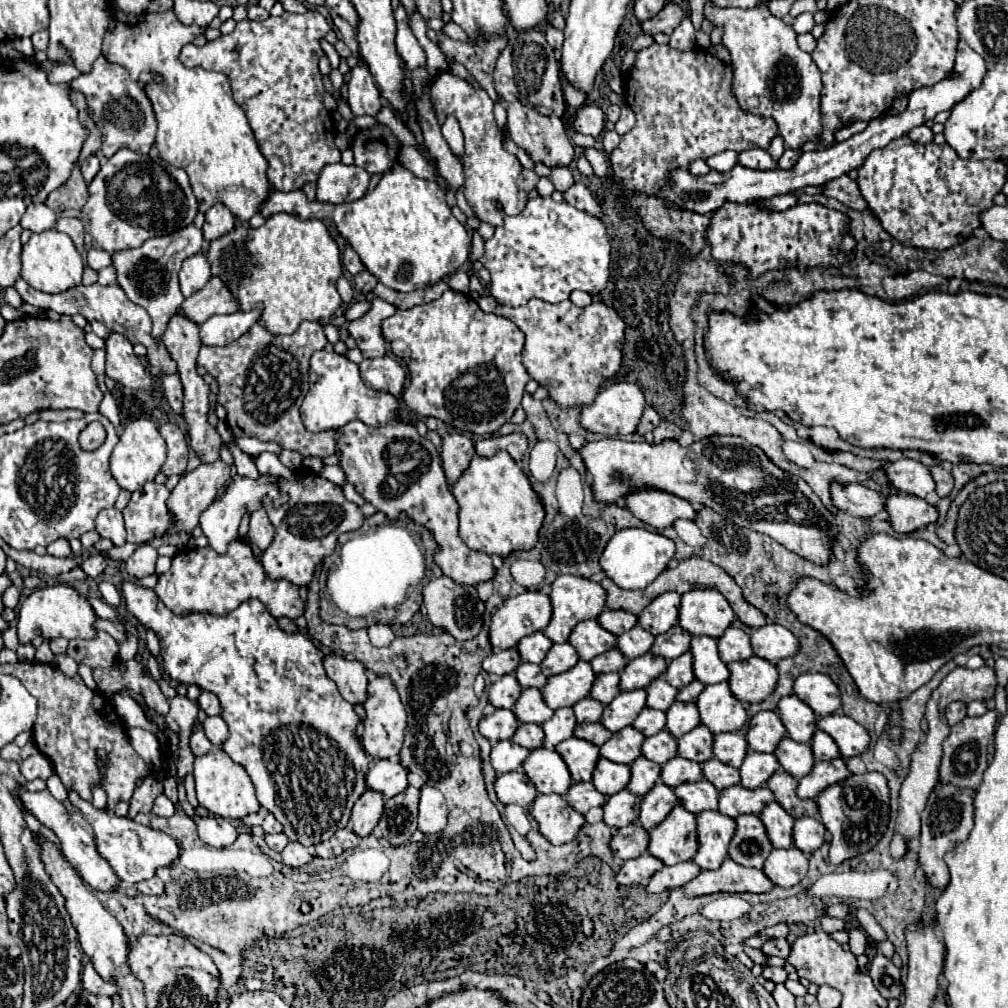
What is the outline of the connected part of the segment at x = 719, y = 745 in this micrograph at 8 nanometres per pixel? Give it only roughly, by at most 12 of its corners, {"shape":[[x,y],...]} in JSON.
{"shape":[[740,732],[714,736],[720,762],[740,768],[748,742]]}

